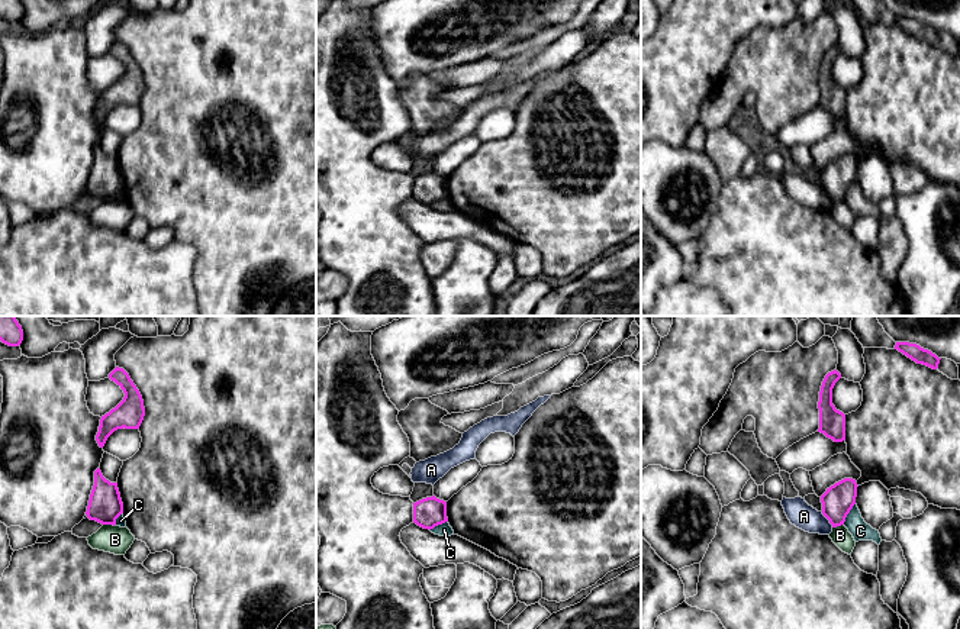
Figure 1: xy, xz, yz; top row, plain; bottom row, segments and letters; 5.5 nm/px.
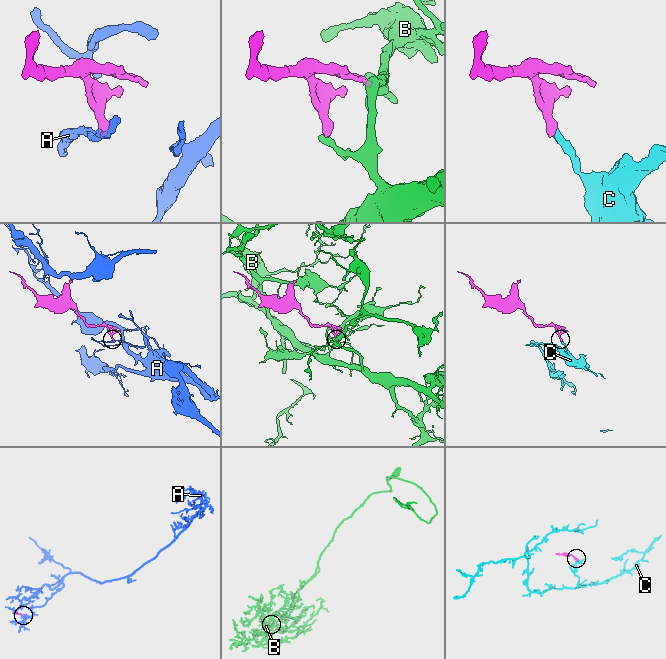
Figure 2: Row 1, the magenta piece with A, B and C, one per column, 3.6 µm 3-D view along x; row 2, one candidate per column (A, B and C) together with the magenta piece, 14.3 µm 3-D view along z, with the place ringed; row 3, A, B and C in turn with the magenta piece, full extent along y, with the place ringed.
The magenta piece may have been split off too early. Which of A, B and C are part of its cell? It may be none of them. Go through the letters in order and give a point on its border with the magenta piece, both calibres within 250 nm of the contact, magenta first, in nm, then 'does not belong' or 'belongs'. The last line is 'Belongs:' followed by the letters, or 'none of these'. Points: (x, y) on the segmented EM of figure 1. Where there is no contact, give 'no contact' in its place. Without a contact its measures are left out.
A: yz (827, 518) | 170/140 nm | does not belong
B: xy (109, 523) | 190/160 nm | does not belong
C: yz (849, 512) | 170/110 nm | does not belong
Belongs: none of these

